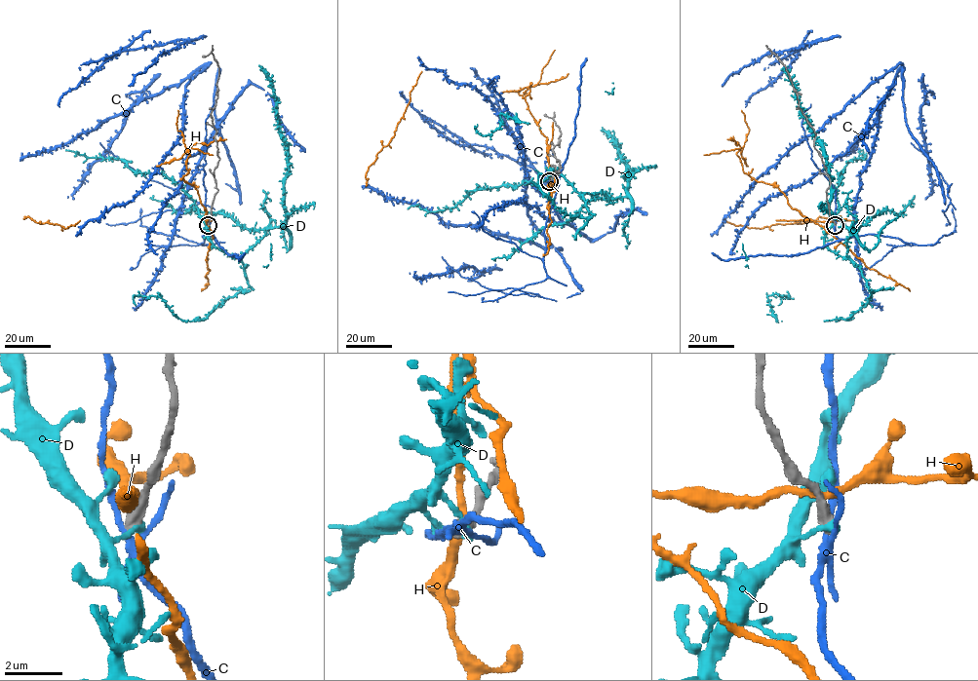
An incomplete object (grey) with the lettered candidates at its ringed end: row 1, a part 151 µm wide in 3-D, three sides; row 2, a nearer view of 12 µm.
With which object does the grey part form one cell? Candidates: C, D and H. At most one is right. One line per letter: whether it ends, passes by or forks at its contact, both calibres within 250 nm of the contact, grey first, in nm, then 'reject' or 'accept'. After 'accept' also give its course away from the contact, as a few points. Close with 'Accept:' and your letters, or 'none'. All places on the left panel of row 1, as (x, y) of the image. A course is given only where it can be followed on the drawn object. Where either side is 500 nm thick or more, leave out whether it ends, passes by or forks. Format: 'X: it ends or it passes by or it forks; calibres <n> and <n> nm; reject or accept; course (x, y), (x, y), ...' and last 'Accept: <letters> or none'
C: it forks; calibres 480 and 180 nm; reject
D: calibres 500 and 280 nm; reject
H: it passes by; calibres 340 and 260 nm; reject
Accept: none

